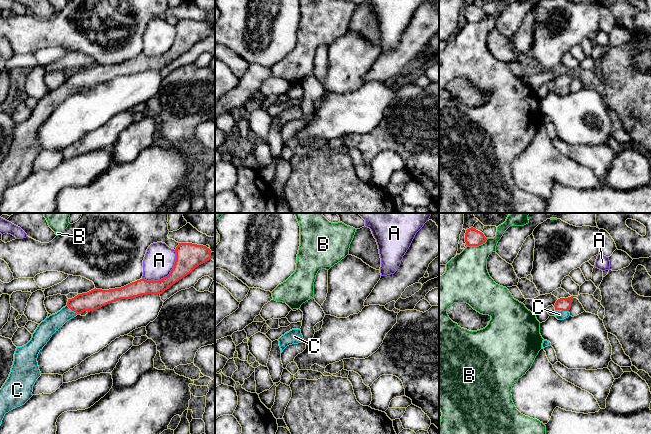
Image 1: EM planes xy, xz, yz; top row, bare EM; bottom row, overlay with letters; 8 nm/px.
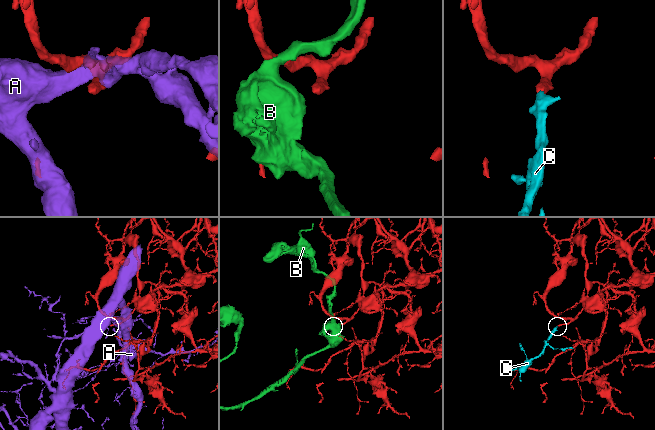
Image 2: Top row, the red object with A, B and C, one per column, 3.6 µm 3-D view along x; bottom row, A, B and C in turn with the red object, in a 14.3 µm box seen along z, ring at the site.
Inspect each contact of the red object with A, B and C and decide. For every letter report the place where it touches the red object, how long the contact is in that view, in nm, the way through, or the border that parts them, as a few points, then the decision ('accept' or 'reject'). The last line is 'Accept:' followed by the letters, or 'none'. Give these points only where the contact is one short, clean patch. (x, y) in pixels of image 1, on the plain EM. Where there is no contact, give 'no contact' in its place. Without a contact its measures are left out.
A: xy (168, 51) | 360 nm | reject
B: yz (477, 21) | 180 nm | along yz (487, 14), (478, 21), (467, 22) | reject
C: yz (562, 86) | 110 nm | across yz (564, 80), (562, 86), (559, 90) | accept
Accept: C

